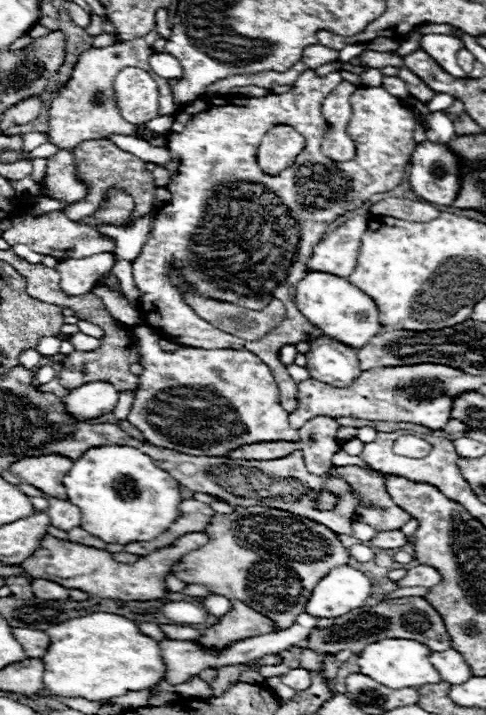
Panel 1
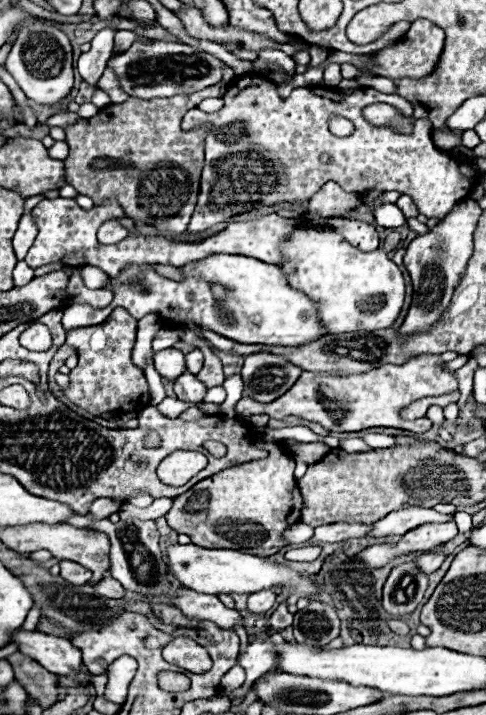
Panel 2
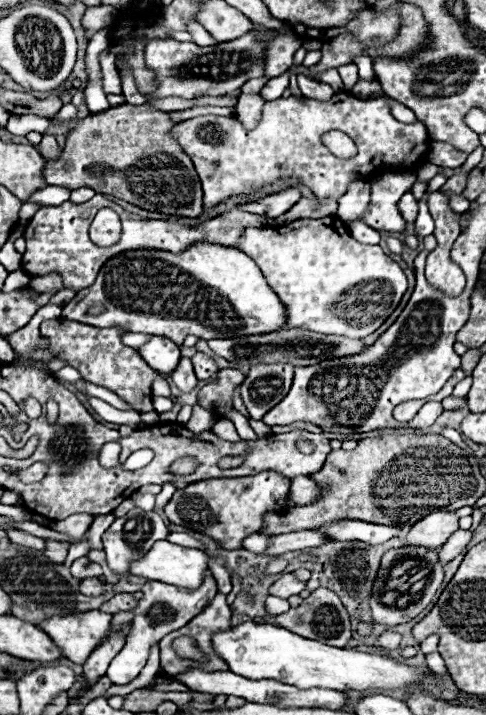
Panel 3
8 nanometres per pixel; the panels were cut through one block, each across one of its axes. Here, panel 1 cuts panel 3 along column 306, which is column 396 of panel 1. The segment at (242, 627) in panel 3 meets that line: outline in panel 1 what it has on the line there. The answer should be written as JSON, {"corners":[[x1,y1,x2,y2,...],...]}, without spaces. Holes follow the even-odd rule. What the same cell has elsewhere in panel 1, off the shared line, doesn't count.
{"corners":[[386,638,374,644,368,644,360,656,358,656,358,666,364,676,370,676,372,680,390,686,390,688,420,688,422,684,436,684,440,682,438,670,428,662,430,648,416,642,416,640,402,640,402,638]]}

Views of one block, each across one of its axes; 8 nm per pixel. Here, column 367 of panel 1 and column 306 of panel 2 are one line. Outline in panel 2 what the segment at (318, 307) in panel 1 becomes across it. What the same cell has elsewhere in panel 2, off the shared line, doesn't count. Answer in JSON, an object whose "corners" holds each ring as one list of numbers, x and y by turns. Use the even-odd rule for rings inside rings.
{"corners":[[214,254,198,262,190,262,182,268,184,280,174,282,160,276,152,264,128,266,118,278,110,278,106,284,114,292,114,300,104,310,82,310,82,304,72,304,64,310,64,330,102,324,110,312,118,306,126,308,134,318,142,318,150,312,172,324,196,324,204,330,214,330,230,340,242,344,268,344,268,346,300,346,326,336,326,326,318,320,318,304,304,292,292,290,286,282,282,268,260,262,256,258,238,254],[142,272,140,284,130,284,136,274],[210,284,222,284,226,288,224,302,216,302,210,292]]}

